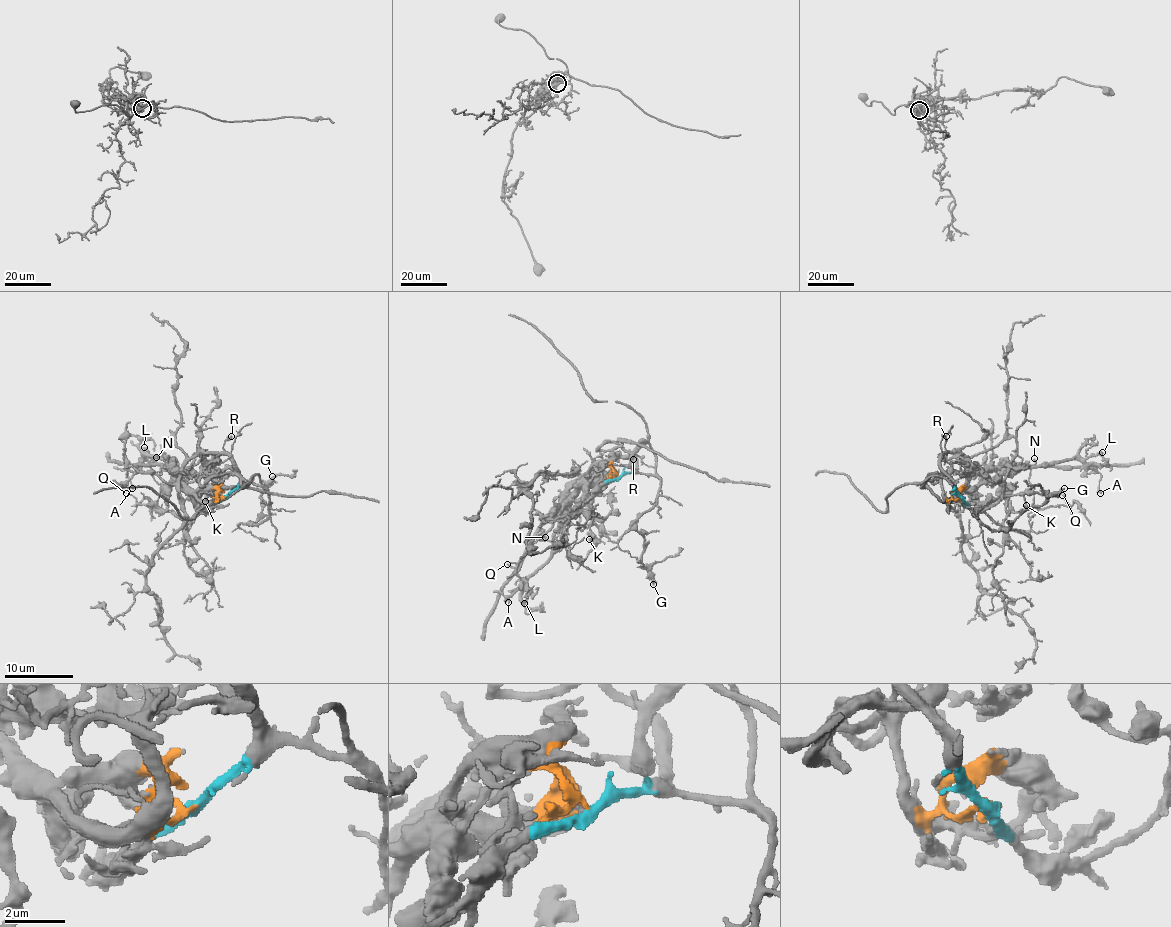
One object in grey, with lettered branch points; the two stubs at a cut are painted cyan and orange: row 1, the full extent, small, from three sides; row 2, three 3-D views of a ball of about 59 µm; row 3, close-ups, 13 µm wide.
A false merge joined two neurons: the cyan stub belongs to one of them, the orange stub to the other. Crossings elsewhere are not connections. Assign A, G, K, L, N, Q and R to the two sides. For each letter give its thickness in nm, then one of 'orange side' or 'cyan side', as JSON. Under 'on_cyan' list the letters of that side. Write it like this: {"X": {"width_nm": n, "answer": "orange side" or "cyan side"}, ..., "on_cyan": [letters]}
{"A": {"width_nm": 190, "answer": "orange side"}, "G": {"width_nm": 240, "answer": "cyan side"}, "K": {"width_nm": 150, "answer": "cyan side"}, "L": {"width_nm": 200, "answer": "orange side"}, "N": {"width_nm": 100, "answer": "orange side"}, "Q": {"width_nm": 100, "answer": "cyan side"}, "R": {"width_nm": 170, "answer": "cyan side"}, "on_cyan": ["G", "K", "Q", "R"]}

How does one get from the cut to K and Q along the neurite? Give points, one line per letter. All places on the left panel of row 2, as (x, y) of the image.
K: (226, 496), (207, 508), (205, 490), (206, 502)
Q: (226, 496), (190, 522), (177, 518), (171, 511), (140, 505), (126, 494)

